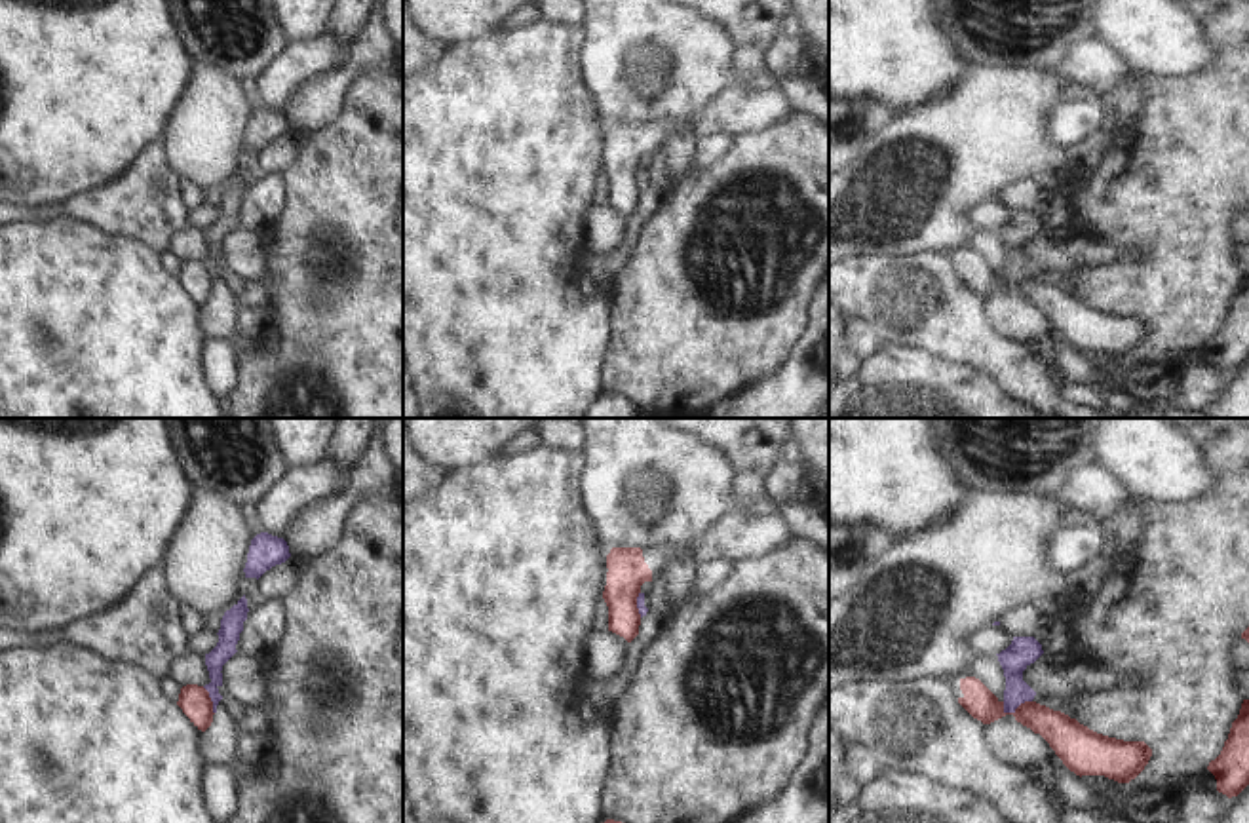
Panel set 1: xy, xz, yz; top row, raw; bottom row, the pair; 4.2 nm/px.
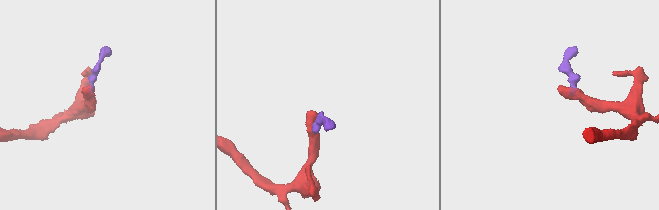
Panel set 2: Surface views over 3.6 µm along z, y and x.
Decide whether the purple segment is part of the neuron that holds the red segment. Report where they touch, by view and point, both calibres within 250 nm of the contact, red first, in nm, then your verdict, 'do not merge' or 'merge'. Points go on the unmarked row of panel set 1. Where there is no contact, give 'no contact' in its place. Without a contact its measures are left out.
yz (1018, 282) | 160/130 nm | do not merge

